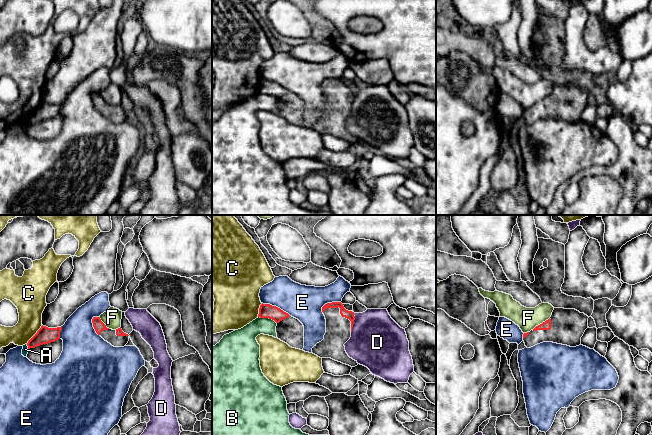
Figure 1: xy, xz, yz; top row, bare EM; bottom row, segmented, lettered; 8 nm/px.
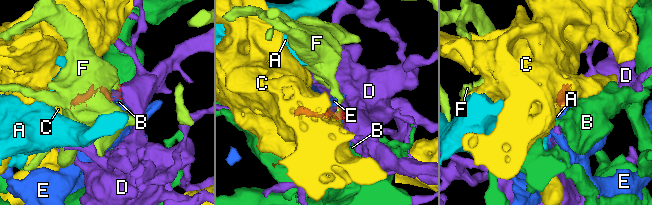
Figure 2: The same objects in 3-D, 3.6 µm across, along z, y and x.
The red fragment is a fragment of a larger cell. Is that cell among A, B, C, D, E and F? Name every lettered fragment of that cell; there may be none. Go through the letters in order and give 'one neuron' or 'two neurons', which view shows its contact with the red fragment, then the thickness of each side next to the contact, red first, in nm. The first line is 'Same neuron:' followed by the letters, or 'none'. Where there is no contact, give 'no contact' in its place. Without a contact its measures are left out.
Same neuron: none
A: two neurons | xy | 140/50 nm
B: two neurons | xz | 110/180 nm
C: two neurons | xy | 140/220 nm
D: two neurons | xz | 70/440 nm
E: two neurons | xz | 110/280 nm
F: two neurons | yz | 70/180 nm

